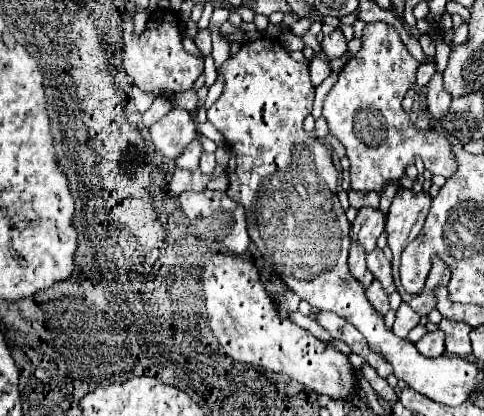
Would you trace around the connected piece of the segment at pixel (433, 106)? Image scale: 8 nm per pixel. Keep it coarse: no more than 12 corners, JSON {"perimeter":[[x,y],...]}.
{"perimeter":[[436,73],[428,83],[428,109],[442,121],[450,101]]}

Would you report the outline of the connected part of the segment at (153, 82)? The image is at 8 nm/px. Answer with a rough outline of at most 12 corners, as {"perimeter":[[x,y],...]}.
{"perimeter":[[152,11],[146,31],[124,21],[124,69],[160,95],[186,91],[204,59],[182,47],[176,11]]}

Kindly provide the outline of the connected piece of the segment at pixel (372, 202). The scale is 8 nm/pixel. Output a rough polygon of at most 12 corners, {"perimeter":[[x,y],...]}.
{"perimeter":[[348,191],[354,207],[372,207],[378,209],[380,195]]}

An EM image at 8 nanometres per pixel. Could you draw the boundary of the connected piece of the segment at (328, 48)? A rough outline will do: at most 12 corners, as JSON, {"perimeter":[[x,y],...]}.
{"perimeter":[[336,29],[322,39],[322,51],[330,61],[346,51],[346,39]]}

